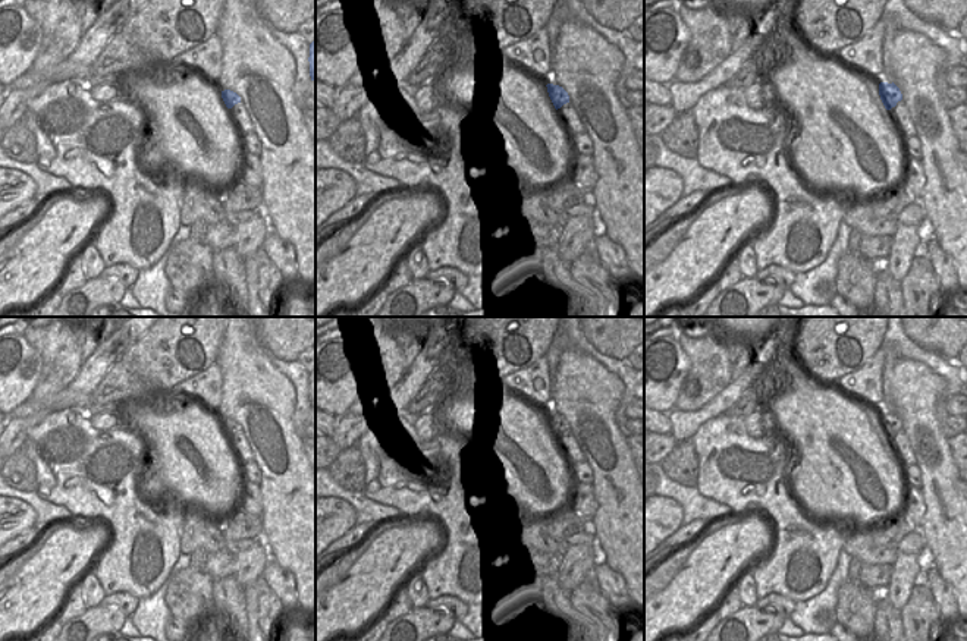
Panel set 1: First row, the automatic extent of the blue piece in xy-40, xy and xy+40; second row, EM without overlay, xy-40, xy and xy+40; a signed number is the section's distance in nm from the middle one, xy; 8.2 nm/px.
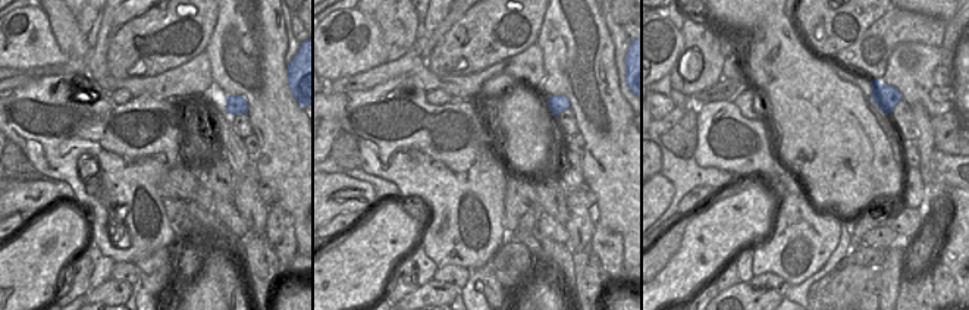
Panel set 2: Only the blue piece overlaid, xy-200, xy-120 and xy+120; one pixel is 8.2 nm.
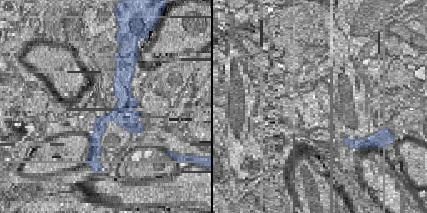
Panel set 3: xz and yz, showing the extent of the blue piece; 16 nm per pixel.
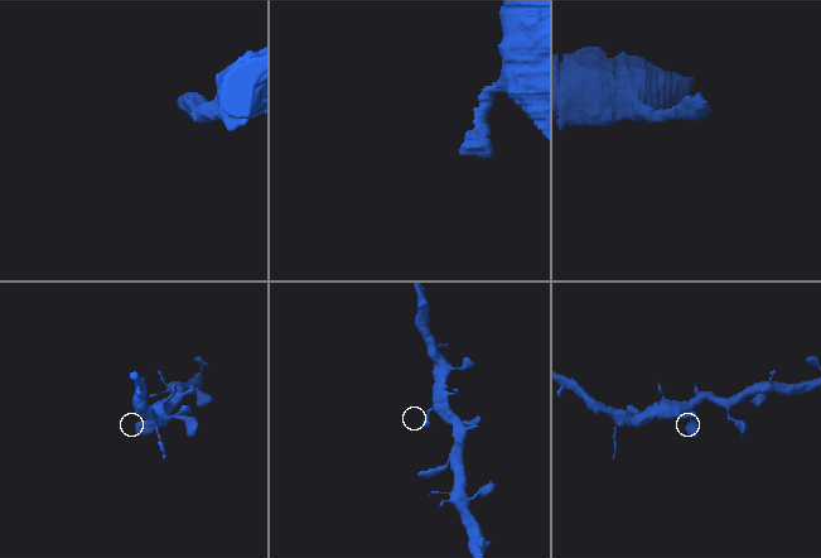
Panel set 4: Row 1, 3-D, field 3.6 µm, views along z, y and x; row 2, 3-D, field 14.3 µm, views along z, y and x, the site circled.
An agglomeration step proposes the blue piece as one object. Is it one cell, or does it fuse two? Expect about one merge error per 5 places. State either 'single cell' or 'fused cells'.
single cell

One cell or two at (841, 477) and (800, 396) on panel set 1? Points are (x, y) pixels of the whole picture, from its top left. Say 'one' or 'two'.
one

